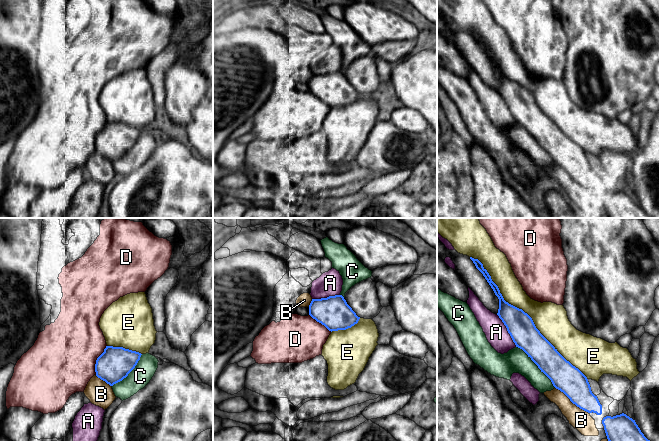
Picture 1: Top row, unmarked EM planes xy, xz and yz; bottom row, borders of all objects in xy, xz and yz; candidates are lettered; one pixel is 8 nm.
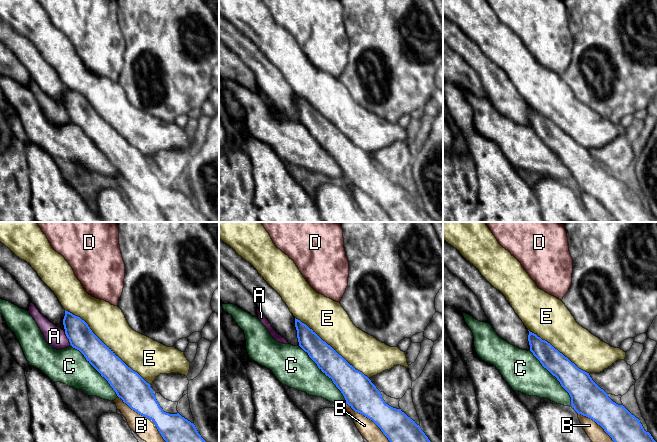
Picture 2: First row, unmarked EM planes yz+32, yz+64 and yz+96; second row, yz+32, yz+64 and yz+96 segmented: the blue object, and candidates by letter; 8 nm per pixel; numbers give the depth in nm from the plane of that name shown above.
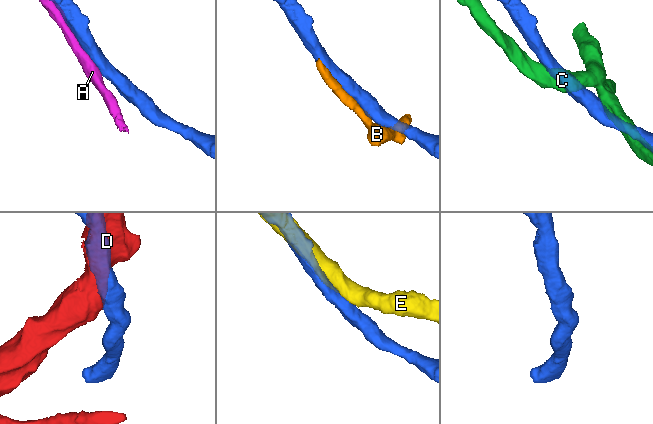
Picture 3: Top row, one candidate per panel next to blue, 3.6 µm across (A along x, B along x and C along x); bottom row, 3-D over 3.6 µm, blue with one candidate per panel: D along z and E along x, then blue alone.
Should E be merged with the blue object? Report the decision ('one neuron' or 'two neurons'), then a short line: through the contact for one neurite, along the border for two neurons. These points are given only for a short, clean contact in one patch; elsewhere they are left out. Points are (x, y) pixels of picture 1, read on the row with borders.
one neuron

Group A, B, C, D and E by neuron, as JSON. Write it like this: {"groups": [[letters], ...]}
{"groups": [["A", "B"], ["C"], ["D"], ["E"]]}

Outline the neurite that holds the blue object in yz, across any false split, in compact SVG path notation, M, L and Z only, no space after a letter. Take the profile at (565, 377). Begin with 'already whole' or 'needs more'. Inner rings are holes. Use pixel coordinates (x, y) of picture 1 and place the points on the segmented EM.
needs more; M437 218L437 233L447 239L458 253L470 257L498 297L497 315L506 326L516 347L522 349L541 372L551 380L553 386L563 392L577 407L588 413L602 414L602 405L597 396L592 393L589 379L598 382L603 374L612 374L627 377L631 381L640 373L636 359L632 357L627 348L621 347L617 342L609 343L577 330L569 321L563 305L552 302L541 303L531 299L516 278L506 255L495 247L486 229L480 224L479 218Z

